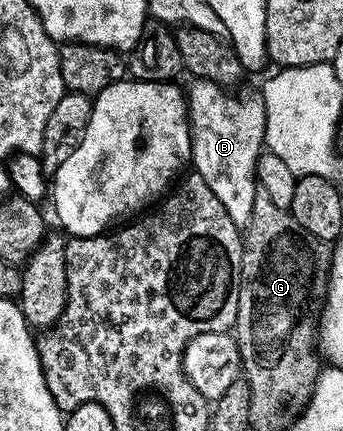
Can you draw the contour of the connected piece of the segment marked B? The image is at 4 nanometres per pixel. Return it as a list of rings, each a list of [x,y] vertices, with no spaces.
[[[195,78],[192,83],[185,90],[187,122],[191,126],[190,165],[209,184],[213,196],[221,200],[225,212],[229,212],[229,220],[245,228],[257,189],[255,165],[265,150],[265,100],[258,89],[232,92],[204,78]]]

